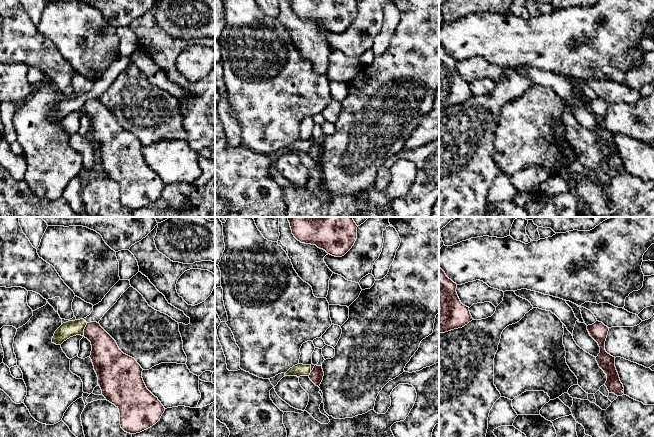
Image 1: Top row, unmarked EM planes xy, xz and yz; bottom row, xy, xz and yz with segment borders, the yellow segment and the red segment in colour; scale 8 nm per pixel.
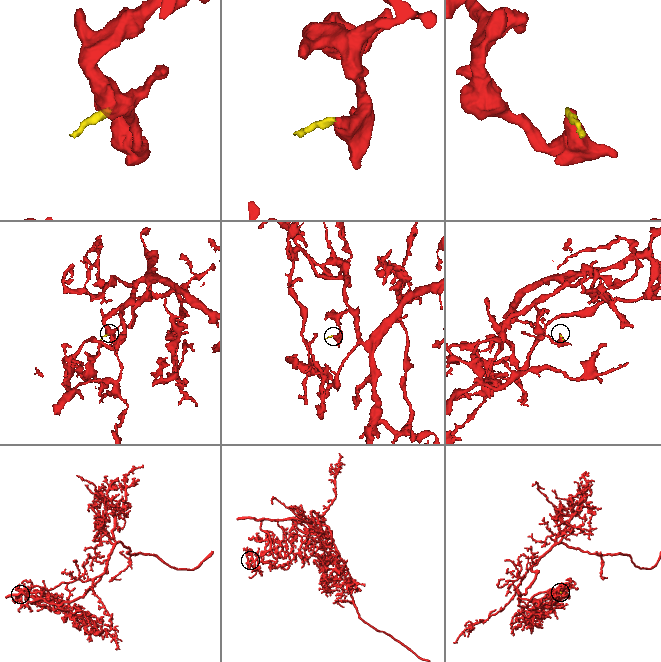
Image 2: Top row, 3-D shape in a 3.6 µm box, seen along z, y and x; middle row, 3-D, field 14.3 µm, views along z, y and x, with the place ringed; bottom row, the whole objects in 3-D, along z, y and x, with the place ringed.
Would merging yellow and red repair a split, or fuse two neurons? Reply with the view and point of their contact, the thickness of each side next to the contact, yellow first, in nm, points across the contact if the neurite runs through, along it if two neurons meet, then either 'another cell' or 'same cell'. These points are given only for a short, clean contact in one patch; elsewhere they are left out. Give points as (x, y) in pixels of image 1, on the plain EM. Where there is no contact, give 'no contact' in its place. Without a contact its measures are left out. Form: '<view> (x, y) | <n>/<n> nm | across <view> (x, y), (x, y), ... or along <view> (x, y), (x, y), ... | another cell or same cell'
xy (83, 106) | 130/220 nm | along xy (87, 99), (83, 112) | another cell

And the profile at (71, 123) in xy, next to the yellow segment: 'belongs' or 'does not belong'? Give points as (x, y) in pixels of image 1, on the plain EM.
does not belong

